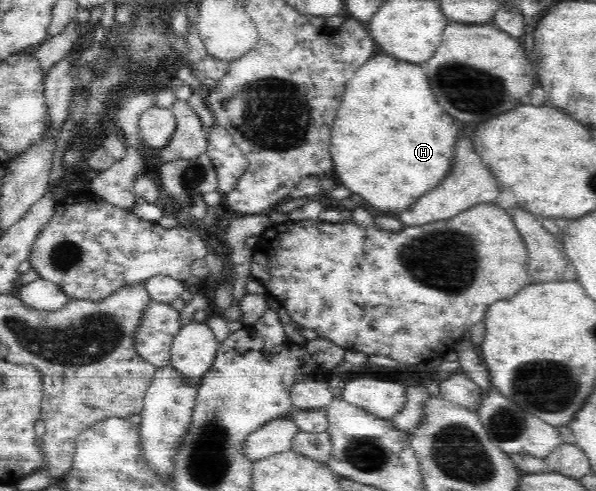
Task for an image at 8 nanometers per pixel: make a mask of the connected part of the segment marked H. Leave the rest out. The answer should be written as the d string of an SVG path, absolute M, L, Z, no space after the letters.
M381 53L357 69L353 85L343 93L343 101L331 127L333 171L339 175L339 181L347 185L347 189L367 199L373 207L400 212L413 205L415 199L429 189L435 189L447 177L455 159L457 133L459 127L455 119L437 105L421 65L411 65Z

